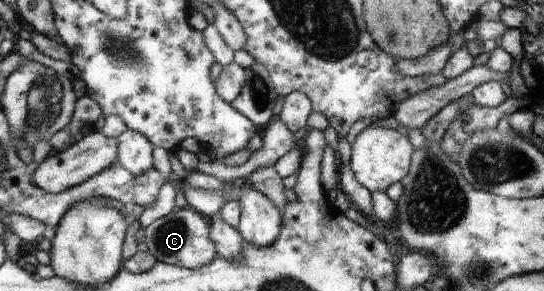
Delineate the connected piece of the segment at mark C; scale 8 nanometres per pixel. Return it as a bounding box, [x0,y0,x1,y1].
[144,207,217,269]

